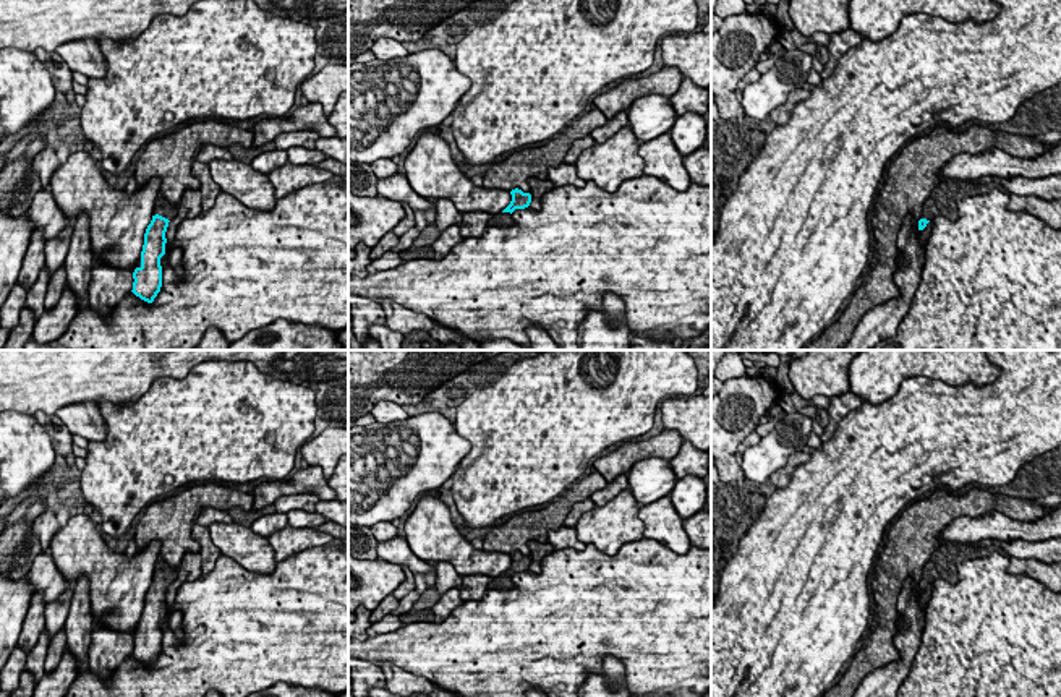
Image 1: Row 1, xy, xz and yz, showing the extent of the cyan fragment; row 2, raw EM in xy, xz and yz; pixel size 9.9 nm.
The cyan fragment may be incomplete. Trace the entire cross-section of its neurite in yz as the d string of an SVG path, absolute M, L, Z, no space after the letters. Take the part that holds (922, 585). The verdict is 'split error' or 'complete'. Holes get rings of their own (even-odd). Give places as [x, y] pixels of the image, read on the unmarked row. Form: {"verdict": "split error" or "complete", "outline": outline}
{"verdict": "split error", "outline": "M943 541L933 549L931 556L922 569L918 593L923 593L927 587L933 585L938 579L956 584L957 566L961 562L988 558L995 551L1009 559L1009 574L1027 574L1029 577L1033 577L1046 585L1051 592L1061 592L1061 562L1045 564L1038 559L1019 559L1009 556L1004 549L993 545L977 546L974 543Z"}

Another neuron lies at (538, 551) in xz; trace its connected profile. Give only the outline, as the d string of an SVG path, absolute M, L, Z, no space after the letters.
M528 541L528 548L530 548L530 558L531 558L531 566L528 571L535 574L541 572L543 559L552 551L556 551L549 543L539 543L539 541Z

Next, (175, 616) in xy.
M186 551L183 559L181 559L181 564L180 564L178 575L168 585L168 590L167 590L167 595L165 595L167 606L172 608L170 613L167 614L168 616L168 627L173 631L173 634L180 640L185 639L185 634L183 634L183 629L181 629L183 614L181 614L181 611L173 608L175 597L177 597L177 592L178 592L178 588L183 582L193 582L199 575L201 575L201 554Z

